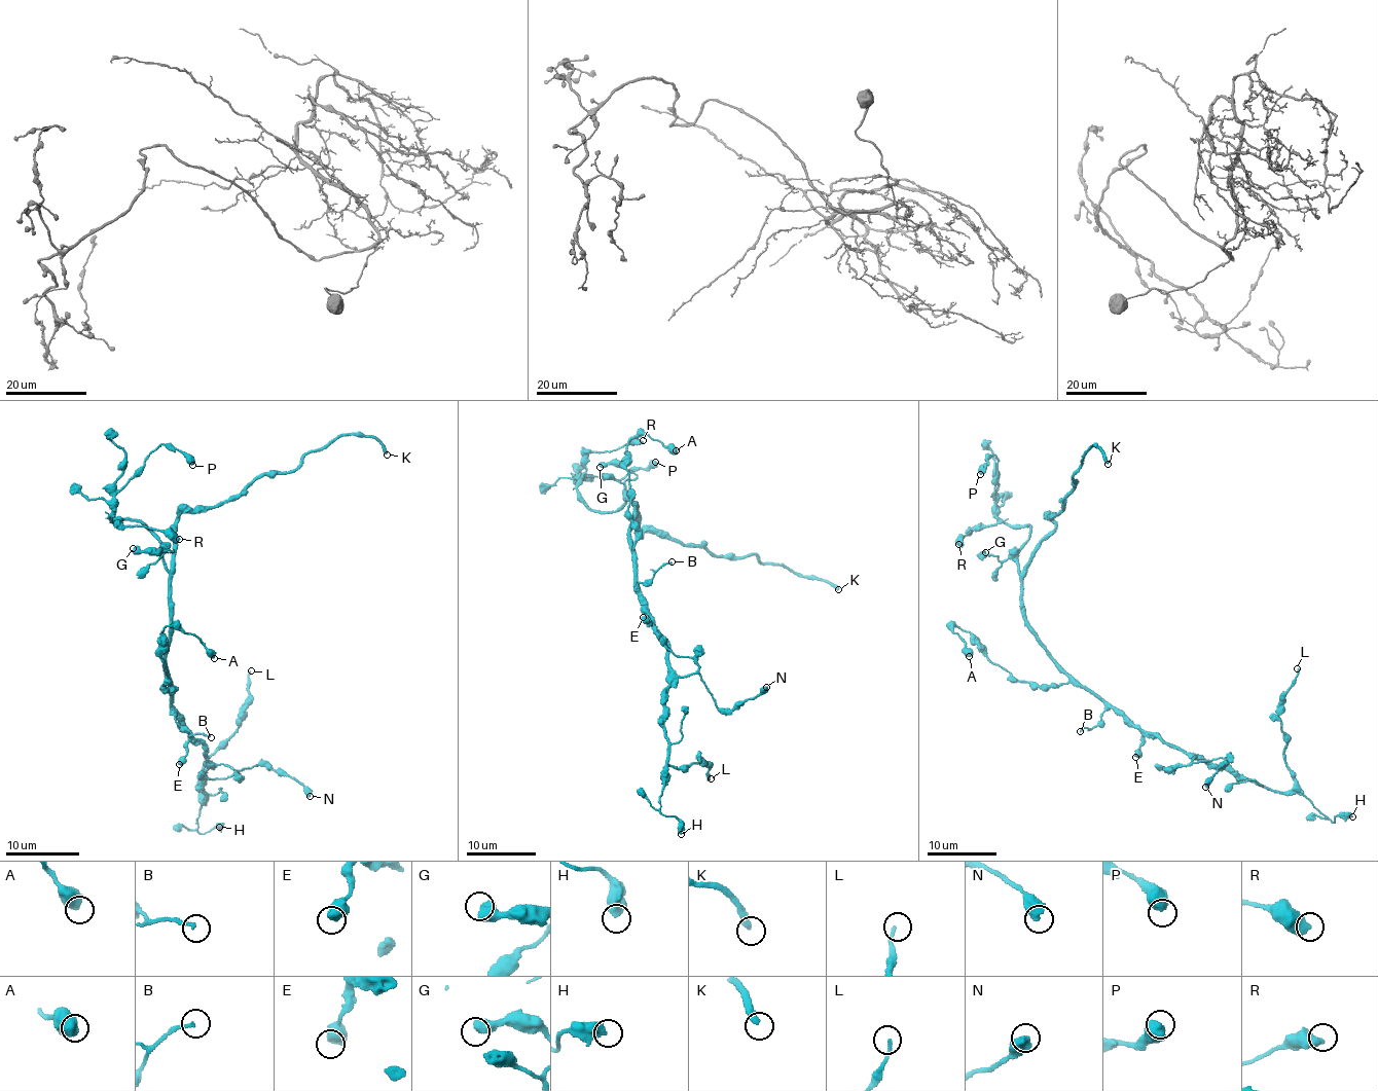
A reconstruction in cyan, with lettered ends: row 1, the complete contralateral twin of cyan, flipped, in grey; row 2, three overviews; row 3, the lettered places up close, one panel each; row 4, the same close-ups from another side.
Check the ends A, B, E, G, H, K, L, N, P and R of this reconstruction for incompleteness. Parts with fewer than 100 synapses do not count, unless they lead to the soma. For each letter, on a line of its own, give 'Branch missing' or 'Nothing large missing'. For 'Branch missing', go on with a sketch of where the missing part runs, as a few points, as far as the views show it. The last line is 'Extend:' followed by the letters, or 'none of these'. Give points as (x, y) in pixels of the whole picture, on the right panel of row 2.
A: Nothing large missing
B: Nothing large missing
E: Nothing large missing
G: Nothing large missing
H: Nothing large missing
K: Branch missing. Course of what is missing: (1108, 464), (1147, 479), (1185, 450), (1183, 484), (1152, 494), (1129, 484), (1148, 434), (1168, 415)
L: Nothing large missing
N: Nothing large missing
P: Nothing large missing
R: Nothing large missing
Extend: K

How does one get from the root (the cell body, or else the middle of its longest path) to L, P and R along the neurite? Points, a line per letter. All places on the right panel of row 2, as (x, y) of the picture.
L: (1064, 670), (1145, 731), (1273, 790), (1289, 792), (1294, 772), (1285, 761), (1286, 734), (1278, 705), (1297, 668)
P: (1064, 670), (1024, 613), (1018, 549), (1030, 537), (1030, 526), (1011, 526), (996, 516), (993, 456), (980, 474)
R: (1064, 670), (1049, 655), (1024, 613), (1018, 549), (1030, 537), (1030, 526), (1006, 522), (976, 526), (958, 544)

